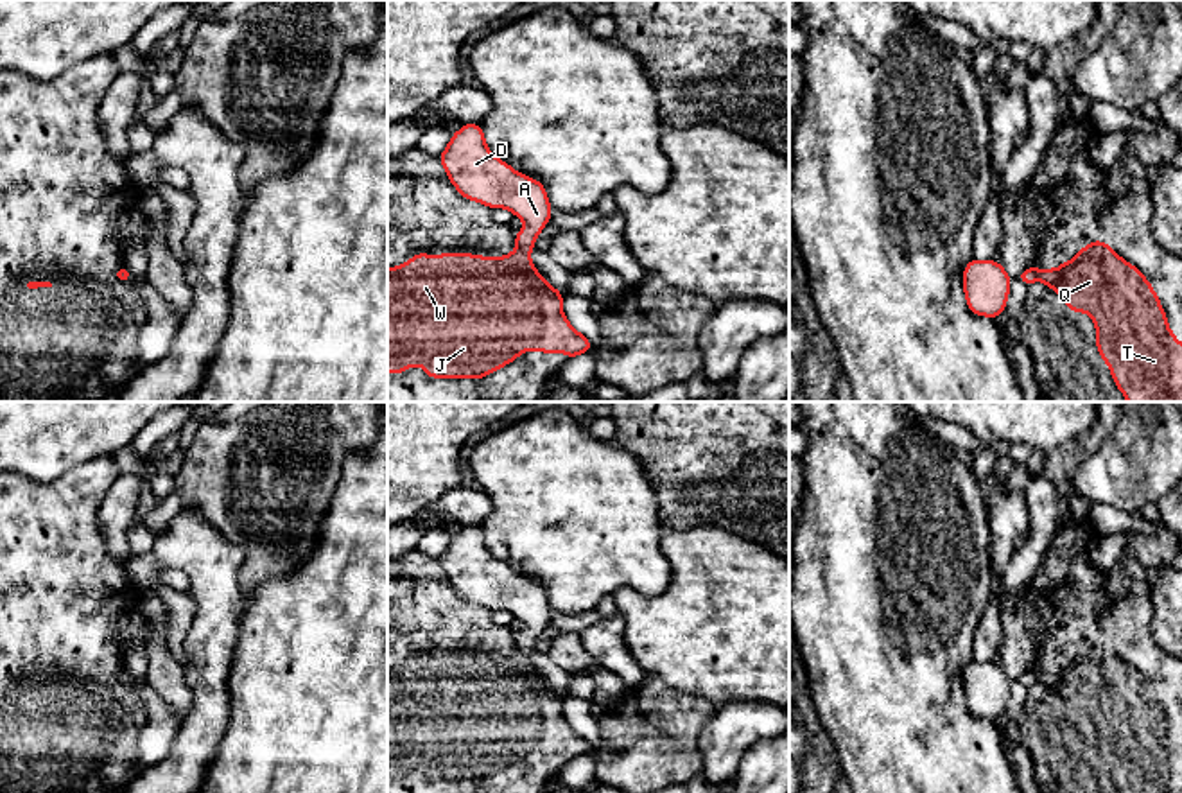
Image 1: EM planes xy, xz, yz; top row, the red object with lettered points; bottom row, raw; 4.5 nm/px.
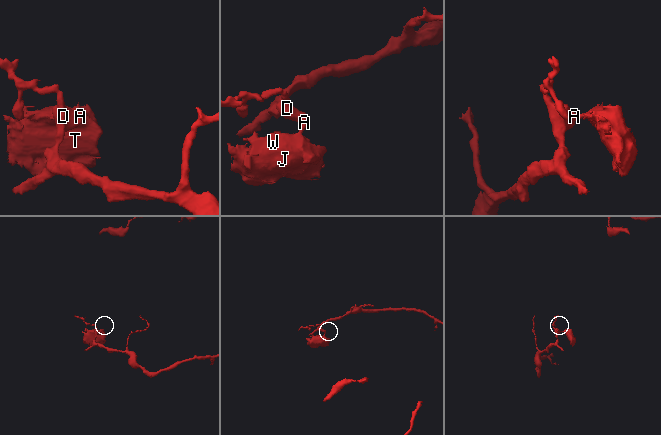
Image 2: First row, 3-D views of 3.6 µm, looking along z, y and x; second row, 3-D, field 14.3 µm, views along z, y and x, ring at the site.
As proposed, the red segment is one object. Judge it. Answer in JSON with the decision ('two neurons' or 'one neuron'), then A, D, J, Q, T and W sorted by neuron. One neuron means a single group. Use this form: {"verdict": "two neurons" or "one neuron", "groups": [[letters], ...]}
{"verdict": "two neurons", "groups": [["A", "D"], ["J", "Q", "T", "W"]]}

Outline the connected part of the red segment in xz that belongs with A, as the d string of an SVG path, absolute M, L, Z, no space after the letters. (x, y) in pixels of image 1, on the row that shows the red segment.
M465 124L454 133L439 161L463 197L508 208L522 219L526 226L515 235L517 248L524 253L535 249L535 239L552 215L545 187L499 160L486 147L479 124Z

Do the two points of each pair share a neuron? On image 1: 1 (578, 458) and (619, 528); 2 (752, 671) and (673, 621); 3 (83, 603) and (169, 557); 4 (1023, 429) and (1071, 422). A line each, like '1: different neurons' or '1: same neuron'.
1: same neuron
2: same neuron
3: different neurons
4: same neuron

